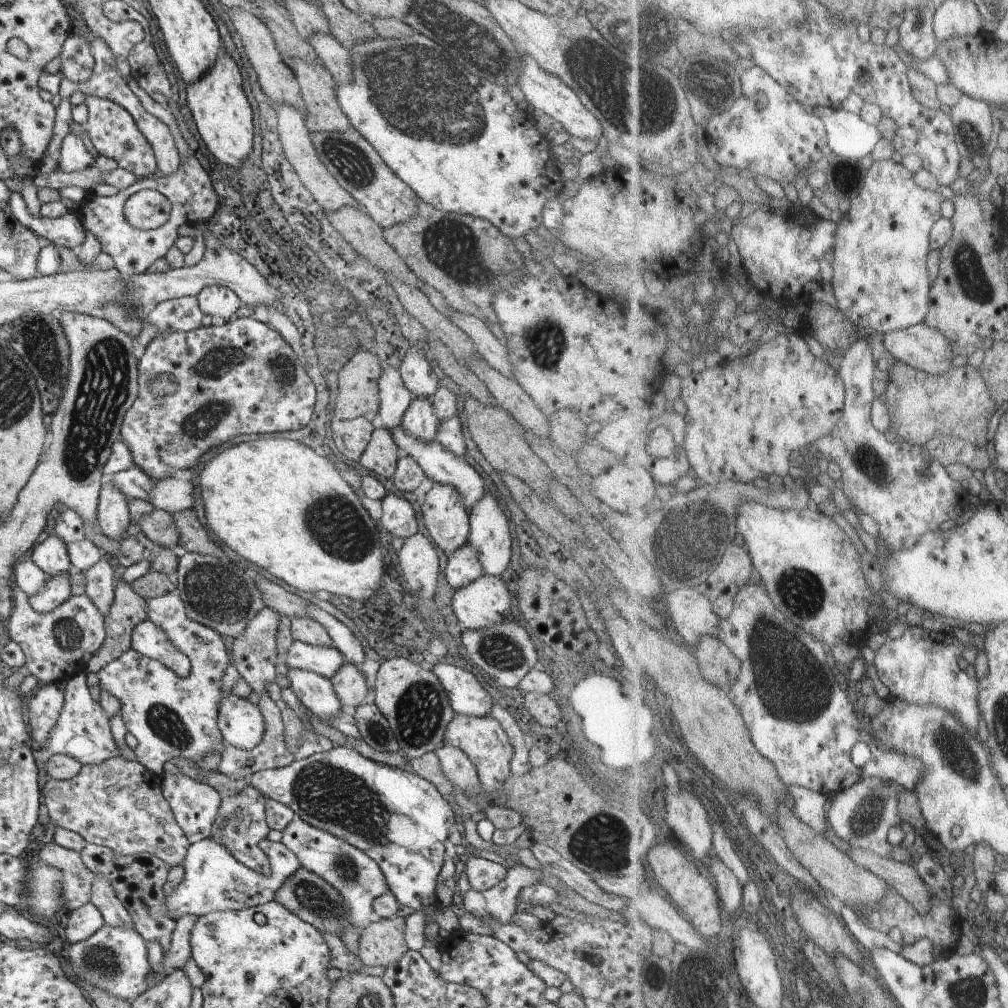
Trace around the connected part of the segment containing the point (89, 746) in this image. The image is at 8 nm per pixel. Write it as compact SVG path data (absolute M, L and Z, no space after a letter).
M80 671L72 678L68 678L65 686L65 701L58 722L50 731L47 742L41 746L46 753L46 758L53 753L62 753L73 757L81 765L100 764L105 760L122 756L115 739L116 733L111 730L109 716L102 705L93 700L90 695L86 683L86 671Z

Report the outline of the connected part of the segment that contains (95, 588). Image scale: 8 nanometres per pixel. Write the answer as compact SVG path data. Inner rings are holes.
M104 555L97 563L85 570L84 574L86 575L85 594L105 618L115 599L117 574L112 561Z

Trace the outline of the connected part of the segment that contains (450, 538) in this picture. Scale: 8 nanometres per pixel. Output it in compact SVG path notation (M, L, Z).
M434 483L421 506L422 522L437 548L452 554L469 540L469 513L463 496L448 483Z

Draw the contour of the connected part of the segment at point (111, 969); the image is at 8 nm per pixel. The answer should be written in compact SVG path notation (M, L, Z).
M104 924L86 940L70 945L68 962L75 976L90 987L132 1003L150 988L147 978L151 966L148 962L146 943L147 941L134 929Z

